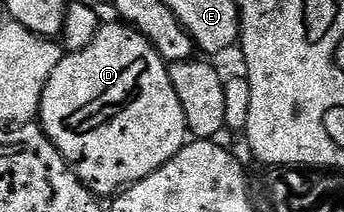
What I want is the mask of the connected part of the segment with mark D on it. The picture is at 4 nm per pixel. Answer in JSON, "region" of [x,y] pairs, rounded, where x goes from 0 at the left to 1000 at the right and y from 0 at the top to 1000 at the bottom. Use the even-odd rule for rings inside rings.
{"region":[[[349,94],[326,99],[308,99],[294,137],[285,142],[276,179],[247,226],[215,236],[180,264],[160,321],[160,340],[148,340],[148,358],[125,415],[113,524],[113,585],[128,604],[131,632],[172,698],[172,717],[201,759],[203,783],[224,807],[224,825],[235,835],[238,868],[285,925],[308,925],[305,915],[317,915],[314,925],[337,920],[360,896],[363,882],[384,877],[387,863],[439,830],[453,802],[474,792],[474,774],[497,759],[544,679],[544,599],[532,547],[532,491],[520,491],[520,453],[509,453],[509,415],[497,396],[497,358],[480,278],[459,255],[451,222],[401,142]]]}

